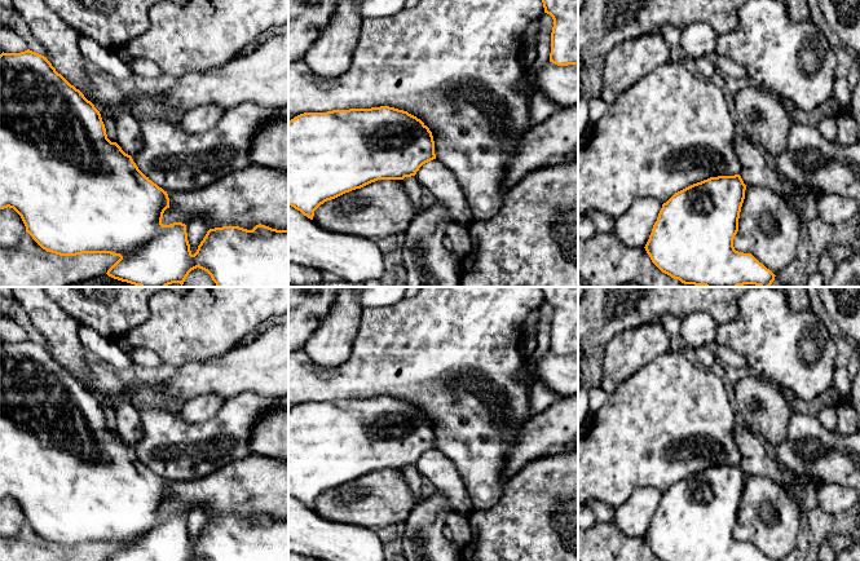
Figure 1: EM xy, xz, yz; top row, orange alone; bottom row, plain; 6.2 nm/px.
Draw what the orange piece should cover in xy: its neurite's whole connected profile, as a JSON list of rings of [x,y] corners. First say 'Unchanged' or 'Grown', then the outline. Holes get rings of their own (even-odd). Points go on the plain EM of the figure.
Unchanged. [[[30,339],[21,343],[0,344],[0,499],[13,498],[22,508],[26,521],[47,542],[59,545],[81,543],[110,543],[120,548],[107,561],[191,561],[197,557],[204,561],[288,561],[288,518],[277,520],[256,514],[252,520],[239,516],[210,518],[193,544],[188,530],[186,514],[173,512],[163,514],[162,508],[169,498],[167,481],[146,467],[136,455],[132,446],[125,443],[116,432],[107,428],[100,401],[84,384],[56,361],[47,346]]]

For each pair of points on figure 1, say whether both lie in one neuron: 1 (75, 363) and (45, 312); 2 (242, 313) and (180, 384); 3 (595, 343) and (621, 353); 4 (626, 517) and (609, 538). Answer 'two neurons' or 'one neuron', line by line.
1: one neuron
2: two neurons
3: two neurons
4: two neurons

